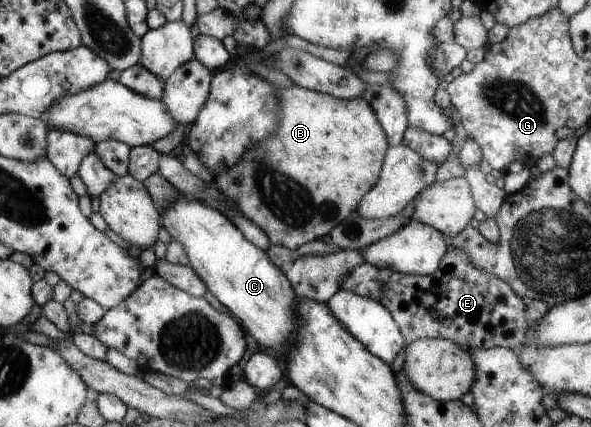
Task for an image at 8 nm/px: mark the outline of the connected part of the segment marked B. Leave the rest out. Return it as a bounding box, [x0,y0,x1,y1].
[214,84,389,250]

